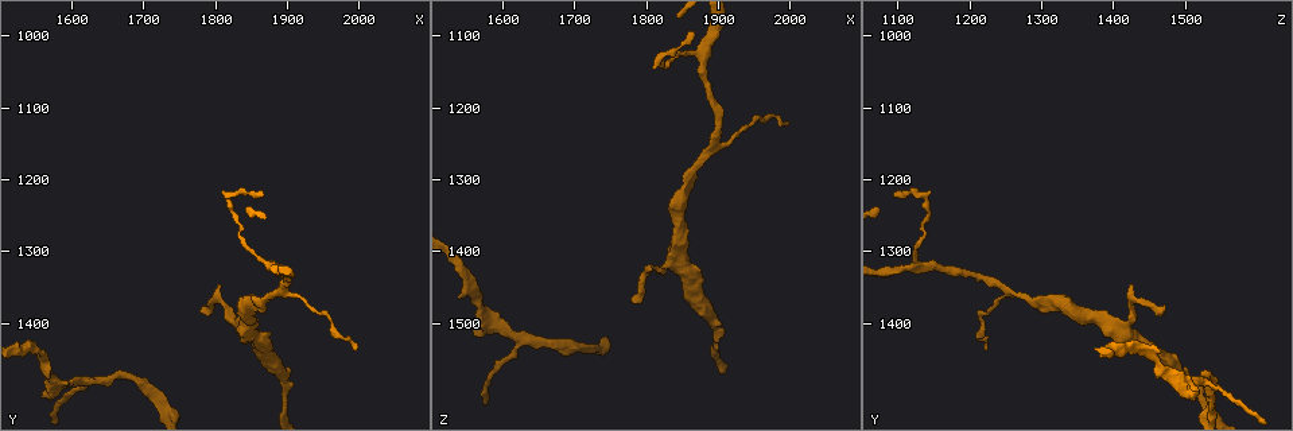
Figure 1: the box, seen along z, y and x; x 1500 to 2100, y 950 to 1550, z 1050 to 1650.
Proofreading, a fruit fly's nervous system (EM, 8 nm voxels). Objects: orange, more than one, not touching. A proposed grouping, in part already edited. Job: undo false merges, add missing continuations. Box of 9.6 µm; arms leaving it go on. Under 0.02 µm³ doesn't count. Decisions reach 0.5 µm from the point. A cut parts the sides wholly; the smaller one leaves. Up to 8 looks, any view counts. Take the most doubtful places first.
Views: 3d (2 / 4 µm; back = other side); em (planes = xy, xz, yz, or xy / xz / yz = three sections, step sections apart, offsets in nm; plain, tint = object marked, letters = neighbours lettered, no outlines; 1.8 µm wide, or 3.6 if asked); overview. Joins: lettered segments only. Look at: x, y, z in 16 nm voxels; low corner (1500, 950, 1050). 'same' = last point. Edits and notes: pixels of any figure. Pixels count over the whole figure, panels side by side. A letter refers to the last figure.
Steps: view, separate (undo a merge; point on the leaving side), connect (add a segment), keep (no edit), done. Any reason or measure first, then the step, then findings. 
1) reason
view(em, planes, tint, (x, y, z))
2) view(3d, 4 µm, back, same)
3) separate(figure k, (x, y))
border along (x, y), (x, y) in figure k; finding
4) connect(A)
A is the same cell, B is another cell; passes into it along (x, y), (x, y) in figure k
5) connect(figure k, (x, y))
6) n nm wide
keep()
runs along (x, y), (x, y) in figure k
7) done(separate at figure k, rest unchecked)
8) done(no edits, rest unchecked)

branch stops here
view(em, yz, step 8, letters, (1780, 1370, 1470))

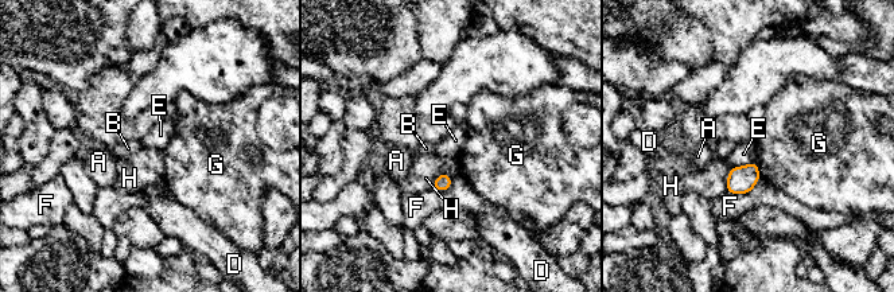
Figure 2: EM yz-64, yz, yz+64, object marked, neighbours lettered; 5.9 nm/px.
keep()
A, B, D, E, F, G and H are other cells; border along (755, 159), (733, 167) in figure 2; no lettered segment goes on from it

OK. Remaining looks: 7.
branch stops here
view(3d, 4 µm, (1995, 1440, 1220))

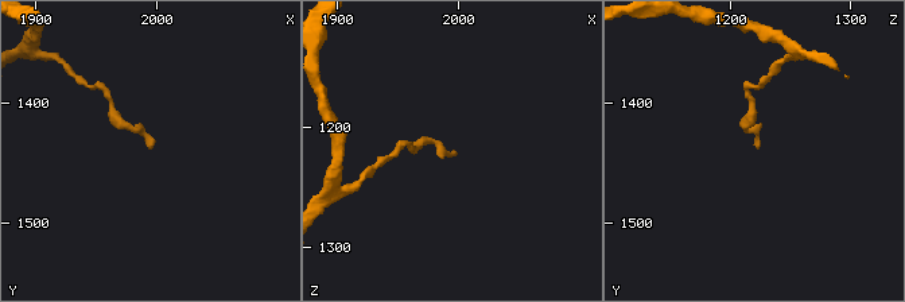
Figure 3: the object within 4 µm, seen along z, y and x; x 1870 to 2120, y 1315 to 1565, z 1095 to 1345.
view(em, planes, letters, (1998, 1436, 1222))

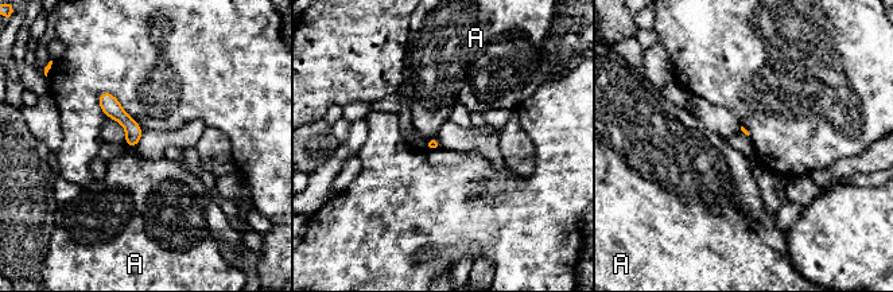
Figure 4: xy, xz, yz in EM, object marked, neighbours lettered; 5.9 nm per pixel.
keep()
A is another cell; runs along (103, 96), (132, 128), (134, 143) in figure 4; no lettered segment goes on from it

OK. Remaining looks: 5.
view(3d, 4 µm, (1865, 1225, 1100))

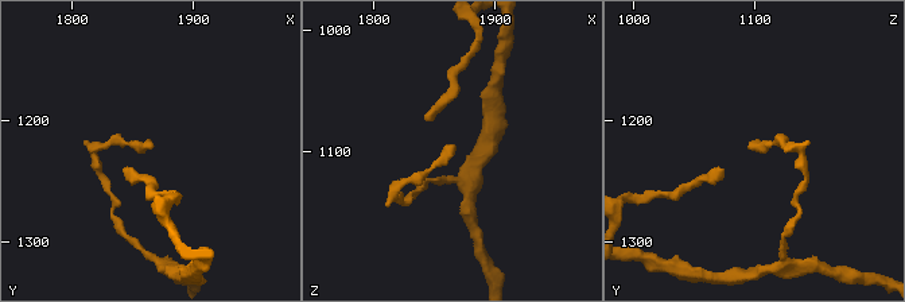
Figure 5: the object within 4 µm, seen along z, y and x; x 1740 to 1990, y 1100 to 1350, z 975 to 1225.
view(em, yz, step 8, letters, (1868, 1220, 1096))

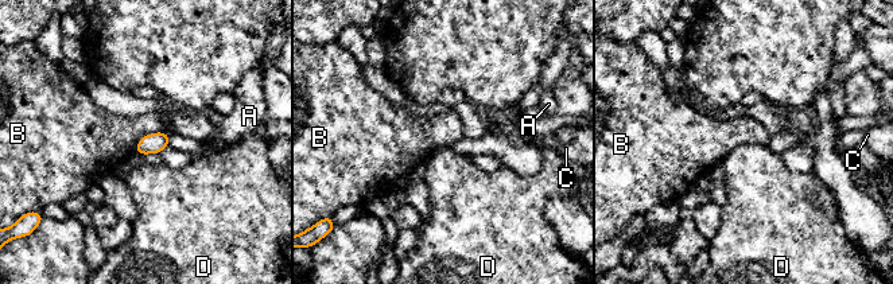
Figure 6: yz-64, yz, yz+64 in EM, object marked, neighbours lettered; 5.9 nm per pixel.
cut it another way
view(em, planes, letters, same)

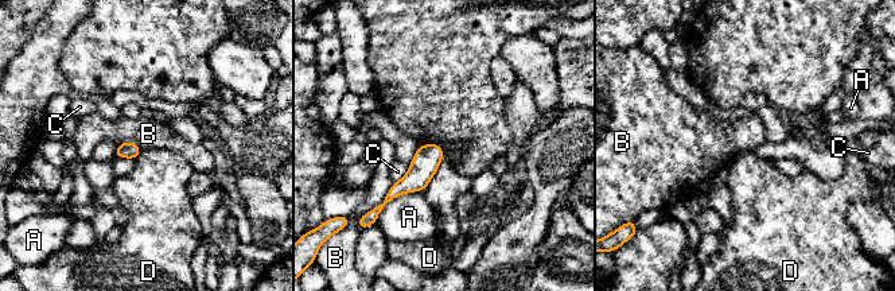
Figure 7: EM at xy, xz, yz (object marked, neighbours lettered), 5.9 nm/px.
keep()
A, B, C and D are other cells; border along (419, 144), (439, 144), (443, 158) in figure 7; none of them fits

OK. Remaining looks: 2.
done(no edits, rest unchecked)

